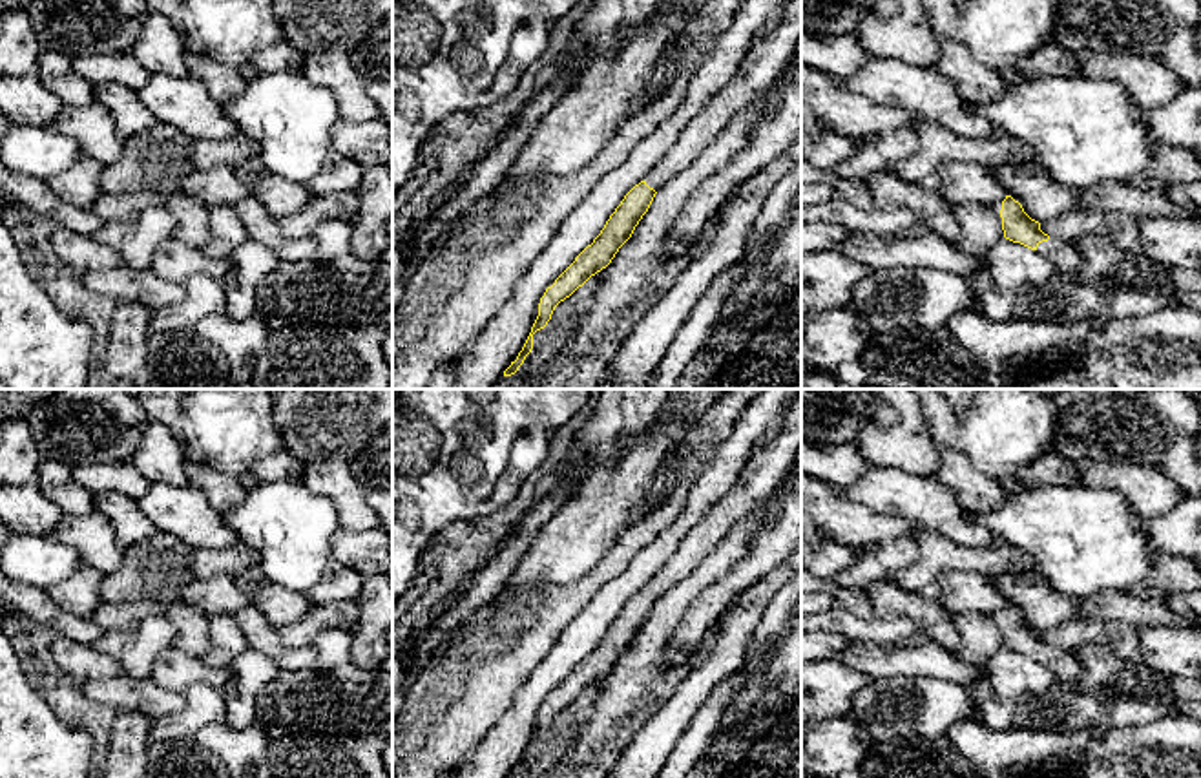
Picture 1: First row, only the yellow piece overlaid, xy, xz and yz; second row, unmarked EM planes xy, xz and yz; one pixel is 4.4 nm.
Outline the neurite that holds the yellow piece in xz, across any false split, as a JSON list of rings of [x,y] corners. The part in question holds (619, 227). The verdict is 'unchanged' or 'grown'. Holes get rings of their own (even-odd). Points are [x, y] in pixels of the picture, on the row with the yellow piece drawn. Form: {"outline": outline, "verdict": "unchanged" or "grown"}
{"outline": [[[788,0],[783,18],[748,49],[734,79],[712,95],[646,179],[624,195],[593,243],[546,289],[531,332],[517,360],[504,371],[504,376],[515,374],[524,363],[533,349],[533,334],[548,325],[555,307],[611,263],[648,212],[655,194],[686,170],[726,130],[737,113],[750,108],[774,84],[779,71],[794,58],[799,38],[801,0]]], "verdict": "grown"}

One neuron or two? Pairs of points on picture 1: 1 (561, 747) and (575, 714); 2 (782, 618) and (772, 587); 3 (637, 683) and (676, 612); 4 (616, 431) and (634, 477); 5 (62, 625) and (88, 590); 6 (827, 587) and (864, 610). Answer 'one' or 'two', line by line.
1: one
2: two
3: one
4: two
5: two
6: one

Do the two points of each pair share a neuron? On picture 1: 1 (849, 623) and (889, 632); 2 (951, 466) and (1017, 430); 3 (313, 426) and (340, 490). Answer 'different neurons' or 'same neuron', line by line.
1: same neuron
2: different neurons
3: different neurons

